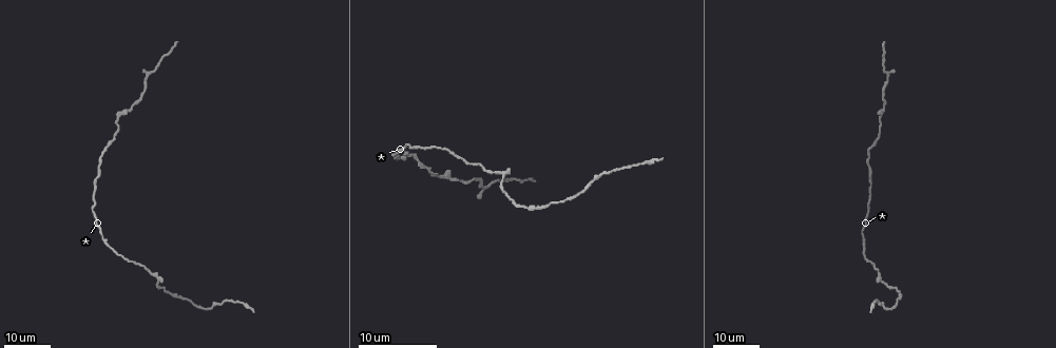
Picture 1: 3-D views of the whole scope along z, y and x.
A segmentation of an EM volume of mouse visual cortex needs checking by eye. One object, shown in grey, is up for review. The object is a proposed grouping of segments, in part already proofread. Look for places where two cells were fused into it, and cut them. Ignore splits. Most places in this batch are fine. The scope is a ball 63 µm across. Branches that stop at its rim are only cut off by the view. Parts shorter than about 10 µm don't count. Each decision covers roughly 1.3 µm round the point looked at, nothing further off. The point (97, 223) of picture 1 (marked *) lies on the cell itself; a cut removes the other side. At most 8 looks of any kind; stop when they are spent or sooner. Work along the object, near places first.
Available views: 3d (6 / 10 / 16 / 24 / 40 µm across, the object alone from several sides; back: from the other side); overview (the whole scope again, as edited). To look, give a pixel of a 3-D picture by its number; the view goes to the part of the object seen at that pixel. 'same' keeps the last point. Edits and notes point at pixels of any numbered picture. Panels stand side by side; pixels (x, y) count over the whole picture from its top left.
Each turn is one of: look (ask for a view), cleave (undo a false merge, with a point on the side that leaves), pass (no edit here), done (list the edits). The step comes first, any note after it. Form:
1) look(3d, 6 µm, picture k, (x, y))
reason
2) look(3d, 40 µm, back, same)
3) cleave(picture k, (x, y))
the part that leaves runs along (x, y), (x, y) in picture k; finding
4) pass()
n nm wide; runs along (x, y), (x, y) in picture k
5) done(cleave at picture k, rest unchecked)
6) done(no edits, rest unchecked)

look(3d, 16 µm, picture 1, (159, 279))
sudden change in width

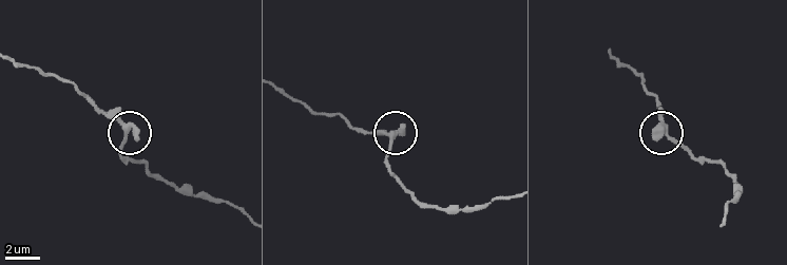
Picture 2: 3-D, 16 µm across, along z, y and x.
look(3d, 10 µm, picture 2, (669, 137))

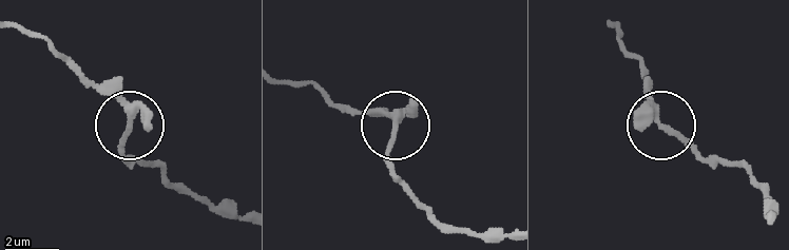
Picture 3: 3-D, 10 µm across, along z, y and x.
pass()
3 arms; one cell here

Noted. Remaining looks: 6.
look(3d, 24 µm, picture 1, (134, 105))
a narrow waist

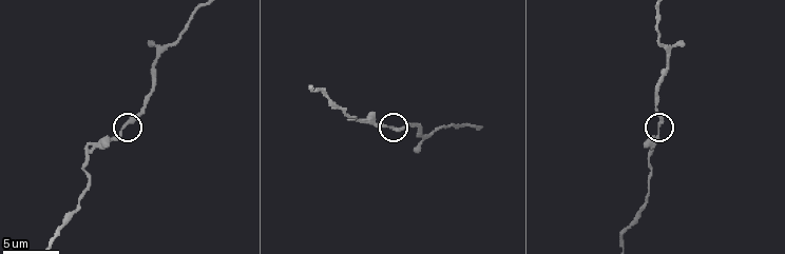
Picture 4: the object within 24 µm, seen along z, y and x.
look(3d, 10 µm, picture 4, (119, 132))

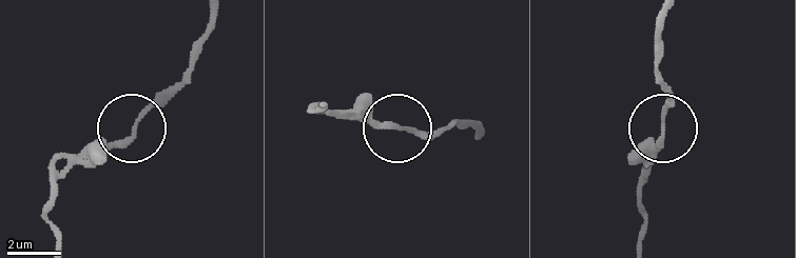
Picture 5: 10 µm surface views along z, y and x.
pass()
runs along (637, 240), (644, 220), (637, 193), (664, 125), (664, 80) in picture 5; one cell here

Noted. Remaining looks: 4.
look(3d, 10 µm, picture 4, (650, 174))
thick turns thin

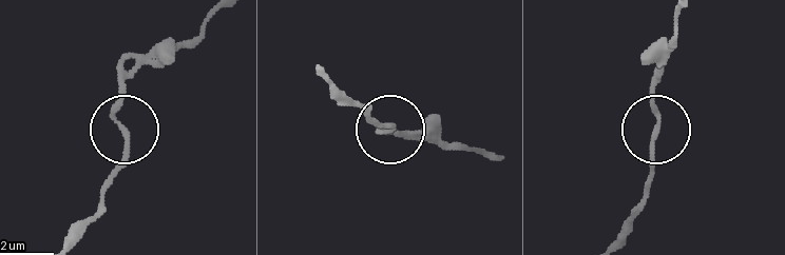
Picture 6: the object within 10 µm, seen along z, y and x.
pass()
150 nm wide; runs along (65, 242), (101, 201), (125, 148), (117, 61) in picture 6; all the same cell

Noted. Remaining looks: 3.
look(3d, 10 µm, picture 4, (669, 62))
thin neck

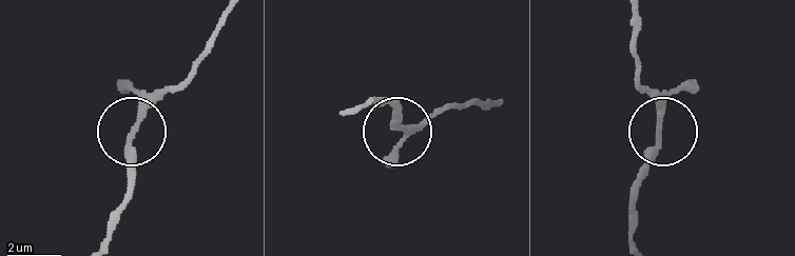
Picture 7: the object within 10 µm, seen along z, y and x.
look(3d, 6 µm, picture 7, (396, 128))

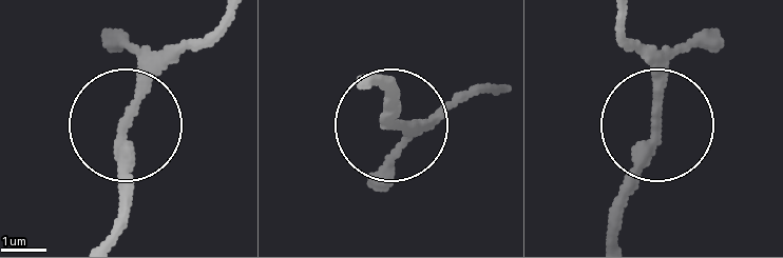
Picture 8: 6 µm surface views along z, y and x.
pass()
runs along (612, 230), (657, 116), (657, 71), (638, 41) in picture 8; all the same cell

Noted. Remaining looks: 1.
done(no edits, rest unchecked)

